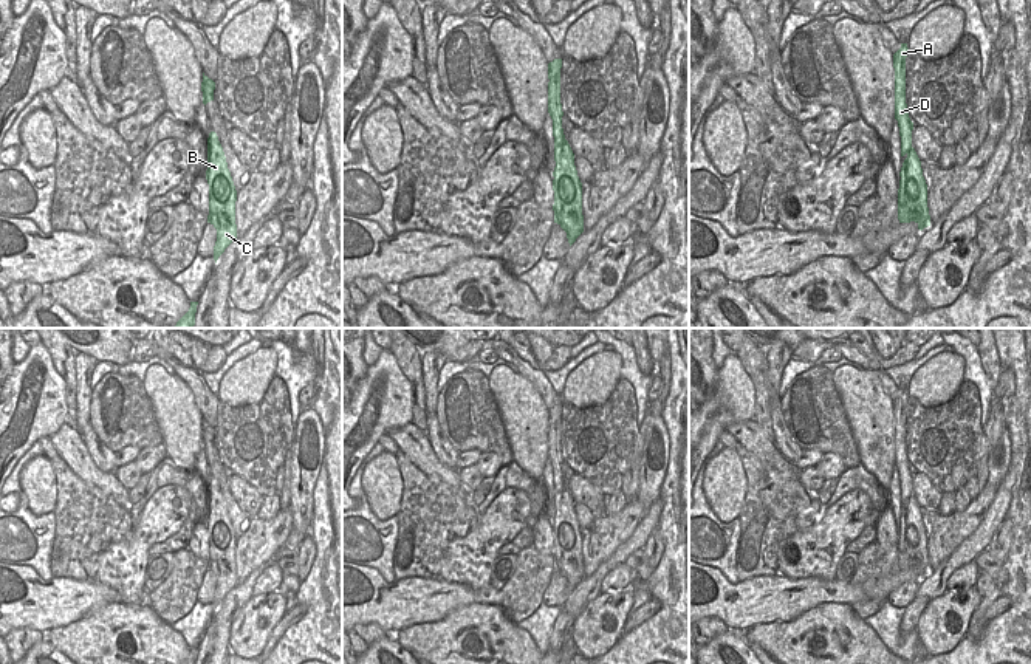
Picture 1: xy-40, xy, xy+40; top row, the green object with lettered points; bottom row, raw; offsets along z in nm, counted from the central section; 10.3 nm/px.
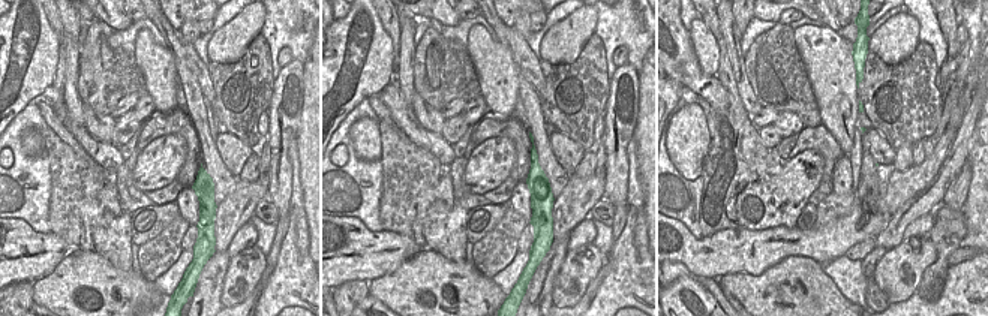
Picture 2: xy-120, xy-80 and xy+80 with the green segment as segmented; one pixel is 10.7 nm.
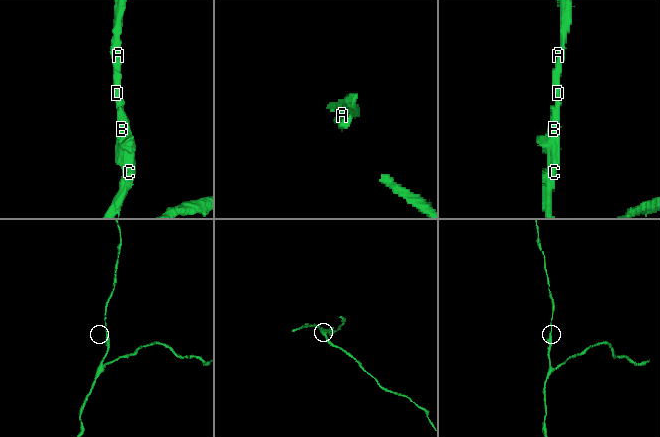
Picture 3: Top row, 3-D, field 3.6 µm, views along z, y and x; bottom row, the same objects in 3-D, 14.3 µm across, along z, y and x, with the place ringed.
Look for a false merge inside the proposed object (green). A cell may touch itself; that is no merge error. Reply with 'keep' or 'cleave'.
keep

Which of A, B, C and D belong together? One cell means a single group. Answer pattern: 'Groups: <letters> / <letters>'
Groups: A B C D

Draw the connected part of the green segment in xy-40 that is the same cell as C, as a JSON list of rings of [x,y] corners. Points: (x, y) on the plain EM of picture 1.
[[[215,478],[207,484],[207,517],[209,531],[209,562],[207,570],[217,576],[217,588],[214,593],[214,607],[237,585],[235,548],[237,537],[228,515],[223,494]]]

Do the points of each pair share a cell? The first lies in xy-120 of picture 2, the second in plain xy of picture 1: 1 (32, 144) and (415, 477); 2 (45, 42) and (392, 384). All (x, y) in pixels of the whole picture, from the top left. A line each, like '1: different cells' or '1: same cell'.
1: different cells
2: same cell

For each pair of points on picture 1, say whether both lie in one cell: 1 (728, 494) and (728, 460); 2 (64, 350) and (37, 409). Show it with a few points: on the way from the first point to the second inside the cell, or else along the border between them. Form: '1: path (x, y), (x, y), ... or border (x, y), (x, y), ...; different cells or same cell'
1: path (728, 486), (728, 468); same cell
2: border (42, 344), (54, 370), (65, 384), (67, 401); different cells

